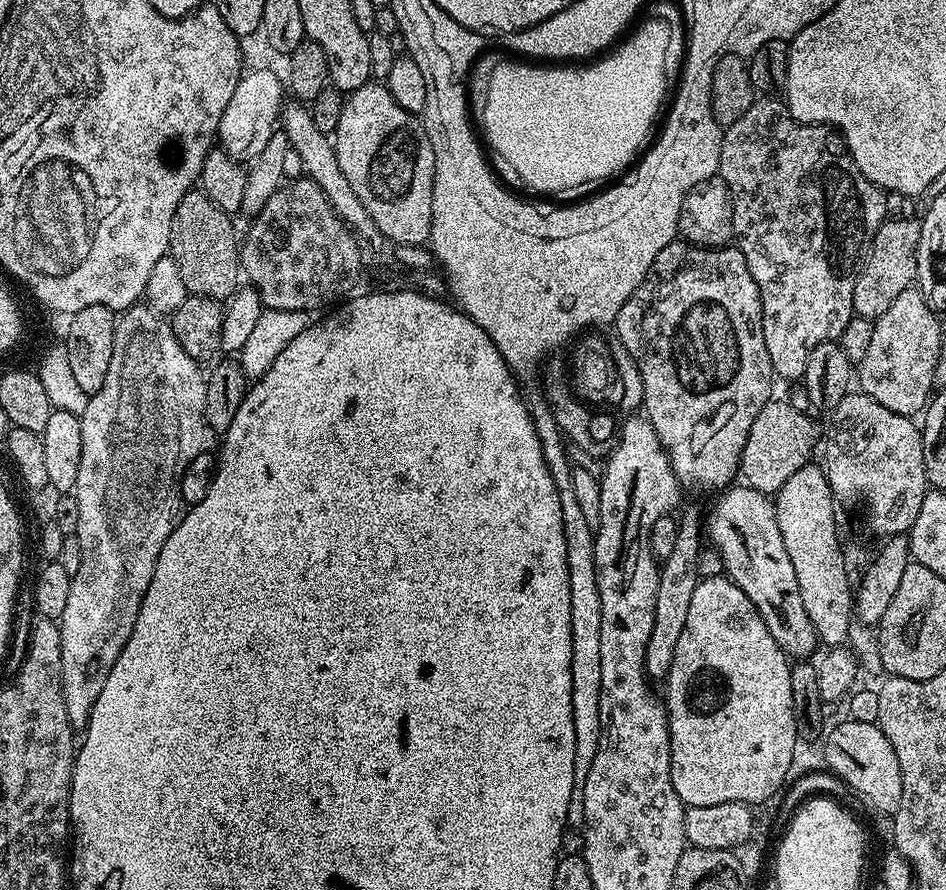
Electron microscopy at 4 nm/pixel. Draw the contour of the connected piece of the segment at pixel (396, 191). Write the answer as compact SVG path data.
M380 82L363 84L344 101L344 109L334 133L335 152L338 165L346 176L350 189L366 208L385 241L408 246L428 244L432 225L432 195L434 194L434 150L423 123L413 113L402 110L398 102Z

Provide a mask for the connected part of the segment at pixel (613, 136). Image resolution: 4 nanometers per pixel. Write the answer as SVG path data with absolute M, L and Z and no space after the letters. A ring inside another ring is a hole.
M664 2L654 8L631 29L616 56L600 64L600 68L588 68L588 72L540 72L536 68L520 68L520 64L498 56L484 58L484 64L473 64L467 83L468 100L476 100L476 113L472 116L480 116L479 135L526 187L536 192L568 192L615 172L623 173L637 159L656 115L661 115L666 104L665 71L683 56L674 6Z

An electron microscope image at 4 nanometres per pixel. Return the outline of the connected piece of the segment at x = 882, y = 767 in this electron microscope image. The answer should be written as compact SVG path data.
M844 718L829 734L824 756L828 759L828 768L841 781L845 780L870 807L895 814L902 802L902 770L898 766L898 754L894 754L894 746L890 746L890 738L886 738L879 723Z

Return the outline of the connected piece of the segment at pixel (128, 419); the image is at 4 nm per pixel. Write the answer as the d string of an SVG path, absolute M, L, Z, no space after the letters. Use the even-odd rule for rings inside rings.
M137 302L131 308L125 308L119 313L116 321L116 329L114 330L114 346L112 347L112 357L110 358L110 370L106 370L106 382L102 382L102 390L95 392L93 396L88 397L88 405L86 410L80 417L80 425L82 426L82 462L78 462L78 482L74 489L74 495L78 502L78 526L74 535L78 538L78 546L80 547L80 561L78 562L78 574L72 576L70 582L70 595L66 601L66 610L62 610L58 621L60 626L60 637L62 638L62 674L60 682L62 684L62 698L66 706L66 714L68 721L72 724L73 729L80 730L88 723L88 715L94 706L94 702L98 702L98 694L102 694L102 686L106 686L106 678L110 674L110 670L114 666L114 662L118 658L118 654L126 646L126 642L130 638L130 634L134 630L134 622L138 622L138 610L142 606L142 598L146 594L146 590L150 586L150 578L154 578L154 566L158 562L158 554L162 554L162 546L166 542L166 538L170 538L170 534L174 534L174 530L178 526L178 522L183 520L186 511L186 503L184 504L184 488L180 483L184 480L184 471L191 466L196 460L196 455L204 448L204 432L206 433L206 425L204 423L204 407L206 406L206 372L205 369L194 358L190 358L190 354L186 354L186 350L182 350L182 346L178 342L178 338L174 338L174 330L171 323L161 313L156 312L144 302Z

